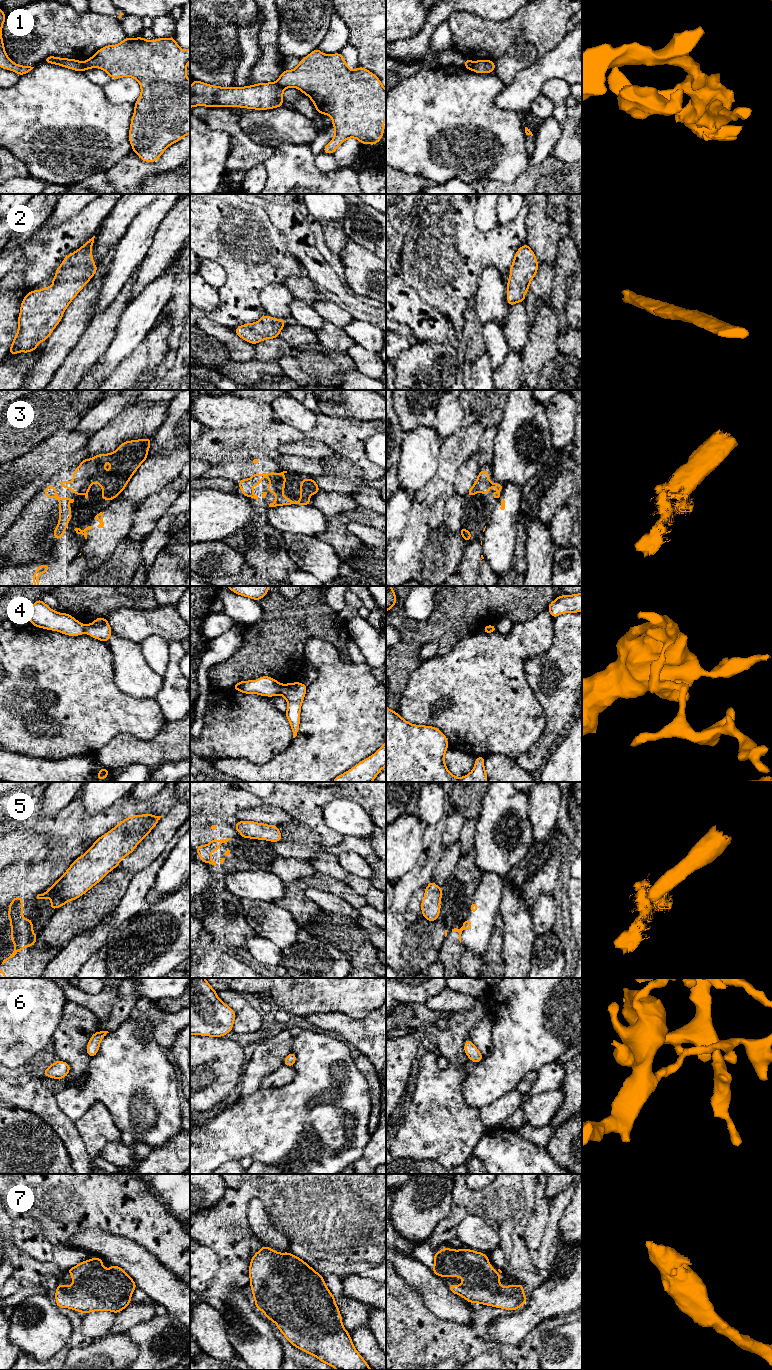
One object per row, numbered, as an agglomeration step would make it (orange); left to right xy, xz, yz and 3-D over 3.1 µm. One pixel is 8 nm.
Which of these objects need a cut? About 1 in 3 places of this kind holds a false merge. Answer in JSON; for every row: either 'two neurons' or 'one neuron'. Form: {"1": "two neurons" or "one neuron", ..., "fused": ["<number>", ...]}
{"1": "two neurons", "2": "one neuron", "3": "one neuron", "4": "two neurons", "5": "two neurons", "6": "one neuron", "7": "one neuron", "fused": ["1", "4", "5"]}

